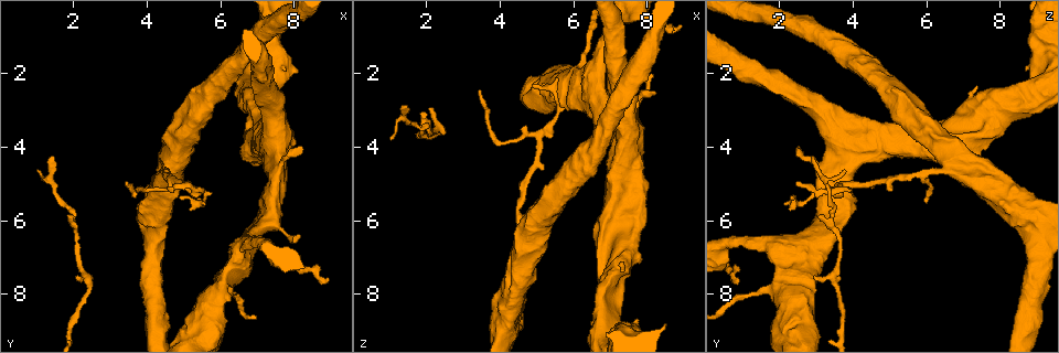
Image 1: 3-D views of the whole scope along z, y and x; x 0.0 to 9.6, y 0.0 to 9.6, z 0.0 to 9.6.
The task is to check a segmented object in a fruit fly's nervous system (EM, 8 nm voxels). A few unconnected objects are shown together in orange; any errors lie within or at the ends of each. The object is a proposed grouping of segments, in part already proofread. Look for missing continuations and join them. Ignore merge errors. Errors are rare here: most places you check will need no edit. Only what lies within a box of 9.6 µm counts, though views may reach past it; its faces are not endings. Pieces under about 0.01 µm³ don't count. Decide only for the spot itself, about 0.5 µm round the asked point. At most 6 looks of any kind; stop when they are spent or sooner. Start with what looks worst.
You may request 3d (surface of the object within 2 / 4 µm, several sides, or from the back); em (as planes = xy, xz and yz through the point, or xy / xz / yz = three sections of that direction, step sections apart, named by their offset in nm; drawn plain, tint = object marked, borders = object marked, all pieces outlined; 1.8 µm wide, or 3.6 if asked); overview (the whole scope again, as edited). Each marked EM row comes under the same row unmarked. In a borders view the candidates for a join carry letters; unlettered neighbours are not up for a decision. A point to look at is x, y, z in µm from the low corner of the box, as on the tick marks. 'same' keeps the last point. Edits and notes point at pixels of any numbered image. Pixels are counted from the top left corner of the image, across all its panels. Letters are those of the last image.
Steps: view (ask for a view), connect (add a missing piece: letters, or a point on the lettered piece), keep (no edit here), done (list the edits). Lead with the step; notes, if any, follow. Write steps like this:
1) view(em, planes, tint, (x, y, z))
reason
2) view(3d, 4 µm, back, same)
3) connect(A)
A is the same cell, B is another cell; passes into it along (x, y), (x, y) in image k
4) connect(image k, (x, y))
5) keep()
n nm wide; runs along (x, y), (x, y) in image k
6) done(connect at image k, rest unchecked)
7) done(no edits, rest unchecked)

view(3d, 4 µm, (2.10, 7.45, 3.00))
tapers out

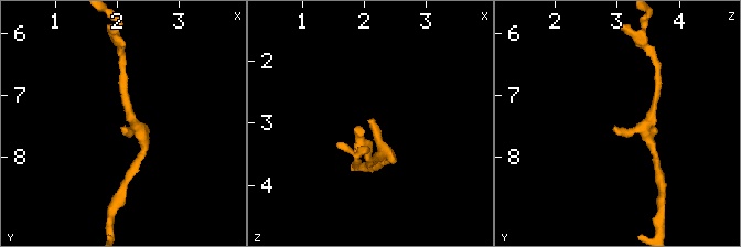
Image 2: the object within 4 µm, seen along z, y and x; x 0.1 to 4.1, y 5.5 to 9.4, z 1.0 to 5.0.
view(em, 3.6 µm, xz, step 8, tint, (2.10, 7.55, 2.95))
now the EM

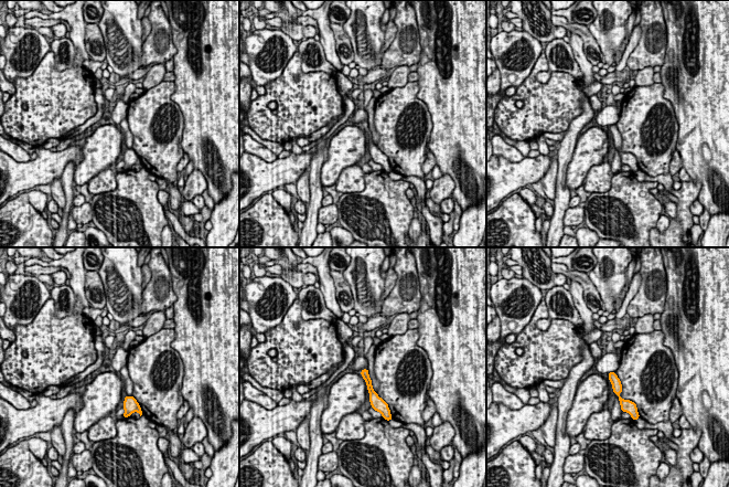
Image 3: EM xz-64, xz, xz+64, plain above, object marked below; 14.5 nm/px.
view(em, 3.6 µm, planes, borders, same)
cut it another way

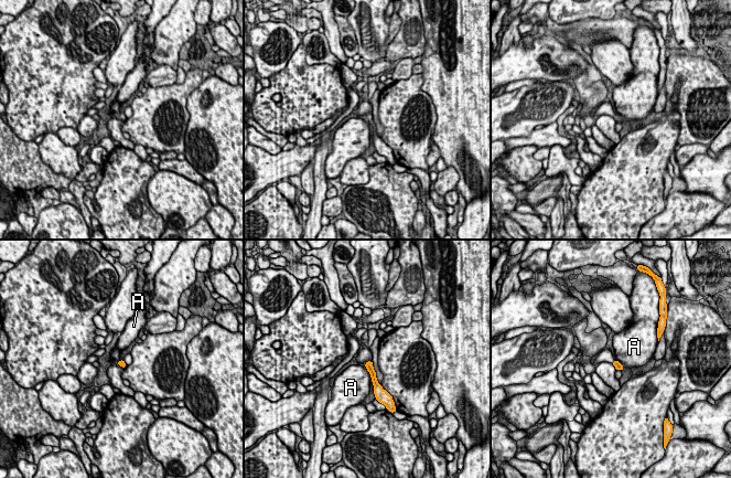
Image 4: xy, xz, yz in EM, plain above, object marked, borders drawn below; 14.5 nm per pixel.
keep()
A touches over 260 nm; A is another cell; none of them fits

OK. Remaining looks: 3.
view(3d, 2 µm, (8.90, 7.60, 0.65))
branch stops here

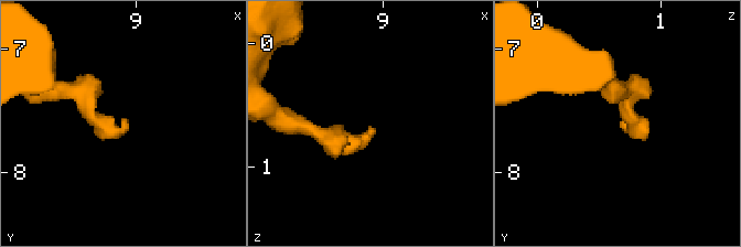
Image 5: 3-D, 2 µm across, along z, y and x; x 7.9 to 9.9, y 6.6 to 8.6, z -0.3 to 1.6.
view(em, xy, step 8, borders, (8.90, 7.64, 0.70))

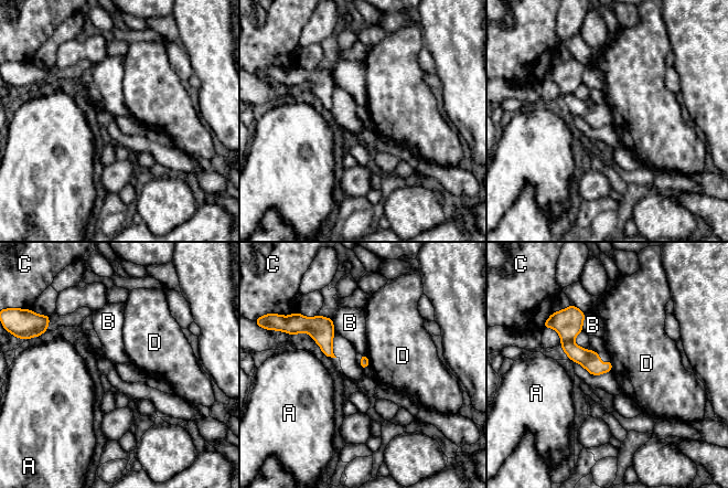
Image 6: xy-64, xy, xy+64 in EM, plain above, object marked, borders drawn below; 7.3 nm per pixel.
view(em, planes, borders, same)

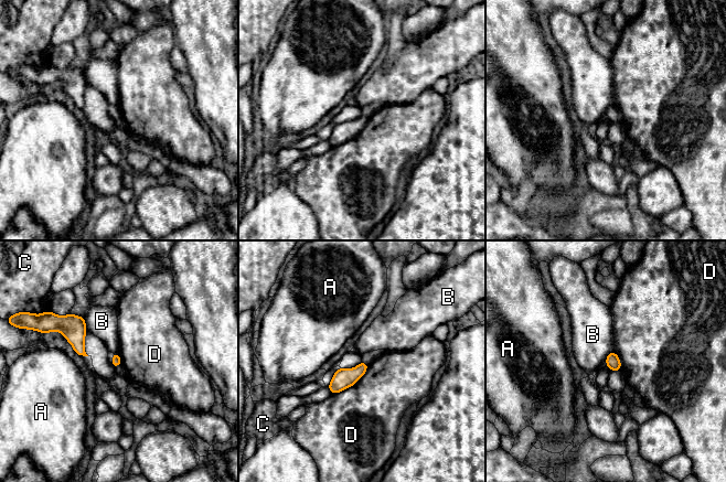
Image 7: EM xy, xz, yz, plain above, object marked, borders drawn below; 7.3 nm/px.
keep()
A, B, C and D are other cells; border along (612, 350), (604, 361) in image 7; no lettered piece goes on from it

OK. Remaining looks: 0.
done(no edits, rest unchecked)

